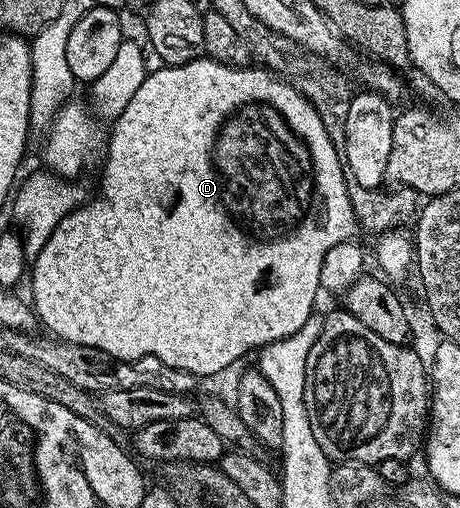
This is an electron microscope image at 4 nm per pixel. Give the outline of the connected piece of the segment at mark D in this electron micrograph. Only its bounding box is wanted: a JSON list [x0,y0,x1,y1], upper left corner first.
[28,57,360,377]

